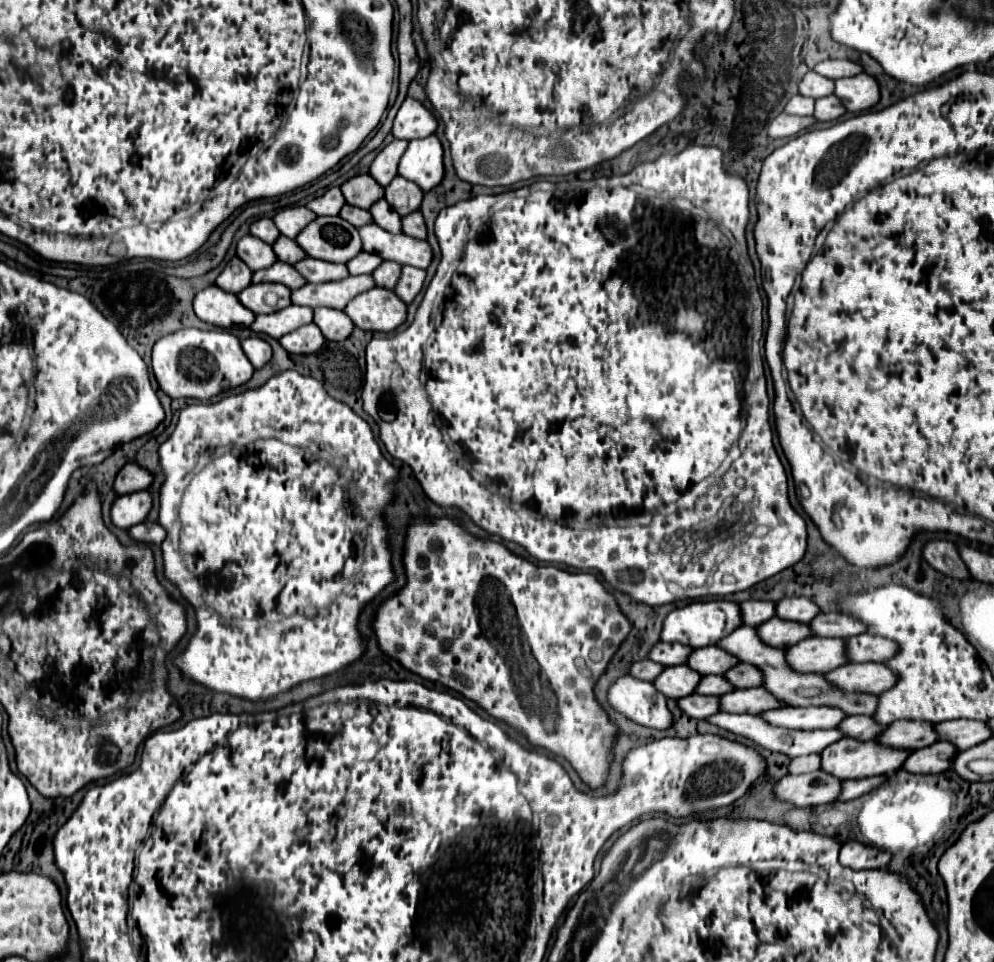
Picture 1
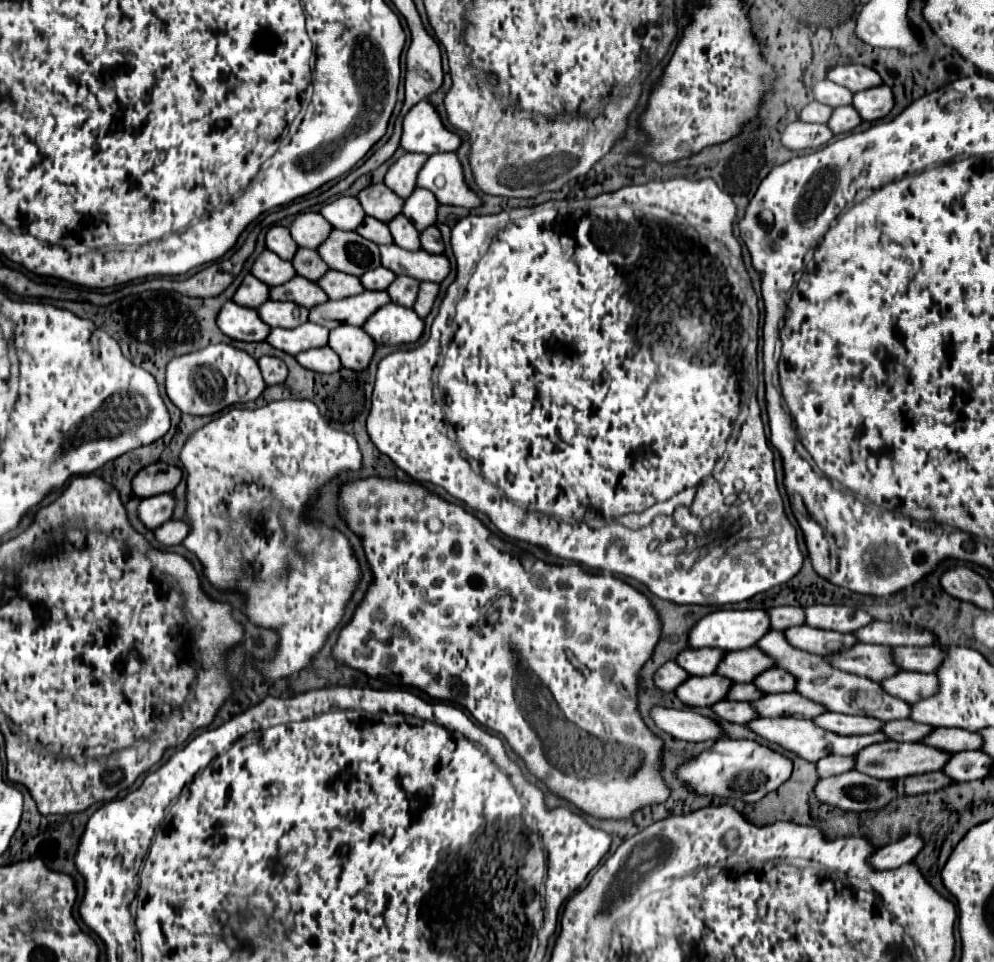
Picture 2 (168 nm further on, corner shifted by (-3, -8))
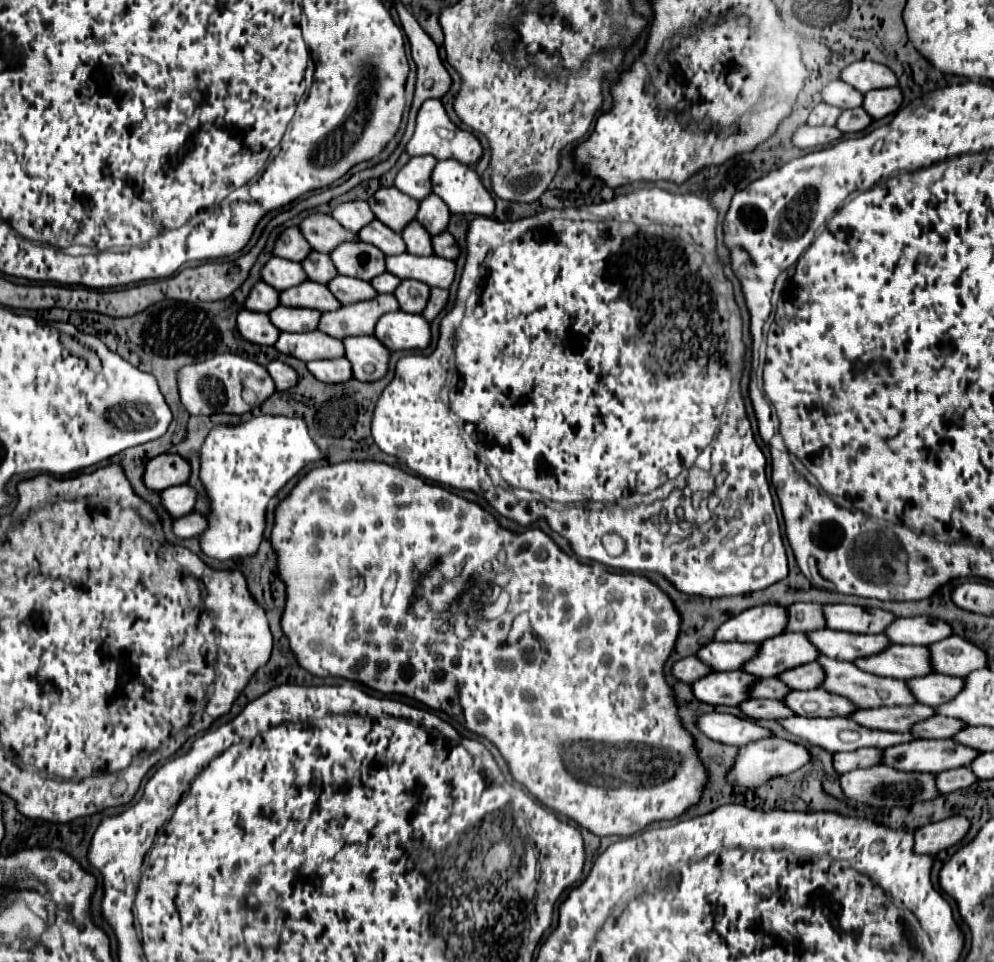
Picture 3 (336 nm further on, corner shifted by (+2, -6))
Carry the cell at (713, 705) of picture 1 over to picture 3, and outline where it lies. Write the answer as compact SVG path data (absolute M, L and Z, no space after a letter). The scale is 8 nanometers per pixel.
M751 698L747 702L741 704L741 710L753 718L753 720L781 720L781 718L789 718L795 716L795 712L789 710L789 706L783 700L759 700L759 698Z

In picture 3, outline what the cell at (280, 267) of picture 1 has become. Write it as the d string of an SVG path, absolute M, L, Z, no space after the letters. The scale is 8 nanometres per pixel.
M311 280L281 292L281 304L293 308L315 308L319 312L337 310L341 306L341 302L333 298L331 290L325 284L315 284Z

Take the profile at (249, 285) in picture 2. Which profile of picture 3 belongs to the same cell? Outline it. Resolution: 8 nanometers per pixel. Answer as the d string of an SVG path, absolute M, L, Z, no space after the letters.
M257 282L245 302L245 308L253 312L269 312L275 306L279 306L279 292L265 282Z

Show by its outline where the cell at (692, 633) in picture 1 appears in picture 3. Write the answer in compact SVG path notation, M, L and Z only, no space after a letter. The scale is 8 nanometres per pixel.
M773 604L755 606L721 624L719 630L715 632L715 640L763 642L767 638L785 632L787 620L789 620L787 608L783 606L773 606Z

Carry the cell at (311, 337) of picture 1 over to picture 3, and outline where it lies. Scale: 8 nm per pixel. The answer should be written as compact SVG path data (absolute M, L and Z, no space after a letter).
M347 358L313 360L313 362L307 362L307 368L317 380L325 384L339 384L339 382L347 382L353 378L351 362Z

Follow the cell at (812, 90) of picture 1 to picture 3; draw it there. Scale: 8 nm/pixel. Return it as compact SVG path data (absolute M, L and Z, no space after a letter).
M835 80L823 88L823 100L837 108L859 108L863 104L863 94L843 80Z

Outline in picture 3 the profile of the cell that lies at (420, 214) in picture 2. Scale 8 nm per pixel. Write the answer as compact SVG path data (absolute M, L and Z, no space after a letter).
M431 194L429 198L421 200L417 222L423 224L425 230L431 236L445 232L447 230L447 224L449 224L449 218L451 218L451 210L447 208L447 204L439 196Z

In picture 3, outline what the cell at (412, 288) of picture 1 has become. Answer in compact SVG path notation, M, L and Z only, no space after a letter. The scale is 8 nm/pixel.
M431 288L431 302L427 304L427 310L423 310L423 318L433 322L437 318L437 314L445 308L449 300L449 292L443 288Z

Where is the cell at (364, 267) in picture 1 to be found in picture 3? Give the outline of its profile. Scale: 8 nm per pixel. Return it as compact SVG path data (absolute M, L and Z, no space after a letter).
M385 272L383 276L373 278L373 280L371 280L371 284L373 284L373 288L375 288L379 294L381 294L381 292L385 292L385 294L393 294L393 292L395 292L395 288L401 284L401 280L399 280L397 276L393 276L393 274Z

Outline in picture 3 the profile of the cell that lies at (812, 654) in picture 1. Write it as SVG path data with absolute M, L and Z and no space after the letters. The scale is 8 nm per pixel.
M889 646L877 656L855 660L855 666L877 676L899 680L919 678L933 672L931 652L927 646Z

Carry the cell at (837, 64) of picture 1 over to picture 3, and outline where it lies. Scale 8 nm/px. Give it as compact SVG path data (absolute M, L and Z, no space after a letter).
M861 60L849 64L841 72L841 80L851 84L853 88L859 88L863 94L875 88L891 88L897 86L897 76L891 74L891 70L883 64L871 62L871 60Z

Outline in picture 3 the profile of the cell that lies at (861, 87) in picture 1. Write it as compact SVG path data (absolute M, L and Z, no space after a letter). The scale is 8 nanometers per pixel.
M881 88L881 90L871 90L865 94L865 100L863 100L863 108L865 112L879 120L879 118L885 118L889 114L893 114L903 102L903 94L901 94L901 88Z

